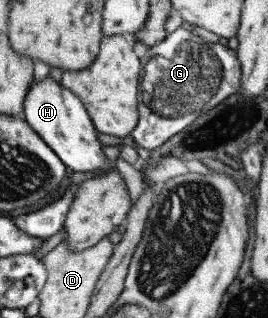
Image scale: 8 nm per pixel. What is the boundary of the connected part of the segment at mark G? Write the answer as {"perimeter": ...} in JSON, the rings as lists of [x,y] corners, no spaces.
{"perimeter":[[[182,26],[146,48],[147,64],[141,64],[139,121],[130,132],[132,145],[148,151],[162,146],[173,134],[190,126],[203,112],[235,95],[241,86],[241,63],[234,49],[209,42]]]}

